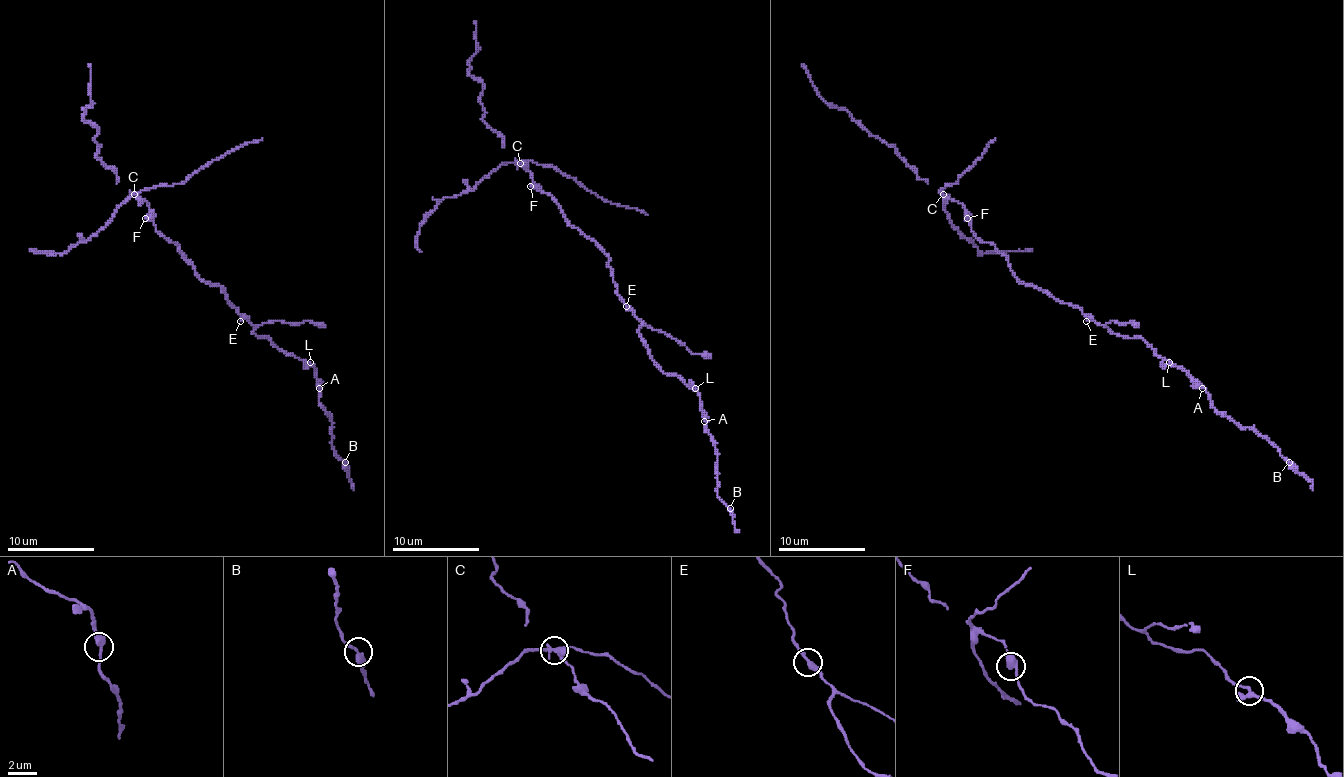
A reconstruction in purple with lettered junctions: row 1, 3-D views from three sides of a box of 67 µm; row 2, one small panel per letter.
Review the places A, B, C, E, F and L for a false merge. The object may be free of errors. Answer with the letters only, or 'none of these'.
C

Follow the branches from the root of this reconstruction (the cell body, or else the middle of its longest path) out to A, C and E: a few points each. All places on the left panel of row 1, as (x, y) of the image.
A: (223, 292), (256, 327), (258, 336), (280, 351), (306, 360), (314, 368), (319, 388)
C: (223, 292), (219, 286), (212, 286), (199, 277), (184, 253), (156, 229), (149, 205), (134, 194)
E: (223, 292), (238, 312), (240, 321)

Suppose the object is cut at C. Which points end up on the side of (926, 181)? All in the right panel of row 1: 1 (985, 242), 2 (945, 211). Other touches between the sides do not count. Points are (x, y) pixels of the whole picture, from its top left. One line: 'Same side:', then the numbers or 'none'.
Same side: 1

